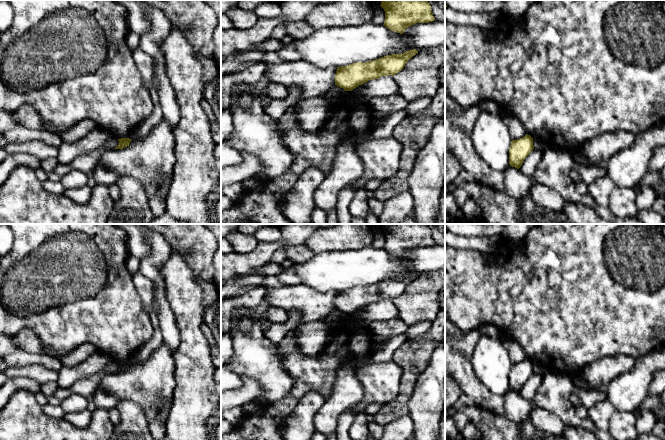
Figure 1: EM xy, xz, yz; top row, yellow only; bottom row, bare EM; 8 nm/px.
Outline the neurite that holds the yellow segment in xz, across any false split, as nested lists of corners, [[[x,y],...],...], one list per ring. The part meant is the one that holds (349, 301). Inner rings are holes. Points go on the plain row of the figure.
[[[413,273],[403,278],[391,278],[366,287],[357,286],[337,291],[335,309],[345,315],[352,315],[369,304],[379,303],[387,299],[394,300],[417,277],[418,275]]]

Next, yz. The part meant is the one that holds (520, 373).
[[[530,359],[512,364],[509,372],[509,388],[512,391],[519,393],[525,382],[534,373],[533,362]]]

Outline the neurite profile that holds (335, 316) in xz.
[[[336,309],[331,311],[331,313],[323,319],[325,323],[328,324],[329,327],[336,326],[343,318],[345,317],[345,314],[343,312],[340,312]]]

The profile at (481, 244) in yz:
[[[449,231],[445,232],[445,245],[456,249],[476,250],[481,253],[493,253],[499,245],[503,235],[491,237],[458,236]]]

